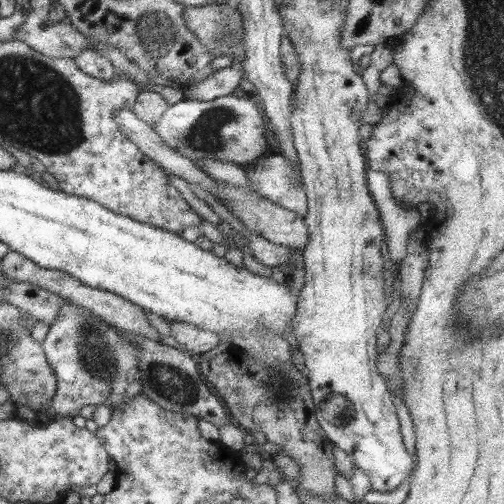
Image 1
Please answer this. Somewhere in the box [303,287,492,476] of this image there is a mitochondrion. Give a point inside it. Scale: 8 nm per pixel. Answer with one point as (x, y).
(339, 410)

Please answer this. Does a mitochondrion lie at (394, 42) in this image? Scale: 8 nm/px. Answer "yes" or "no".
no

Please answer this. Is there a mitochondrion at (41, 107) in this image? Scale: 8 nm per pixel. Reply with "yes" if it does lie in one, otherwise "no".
yes

